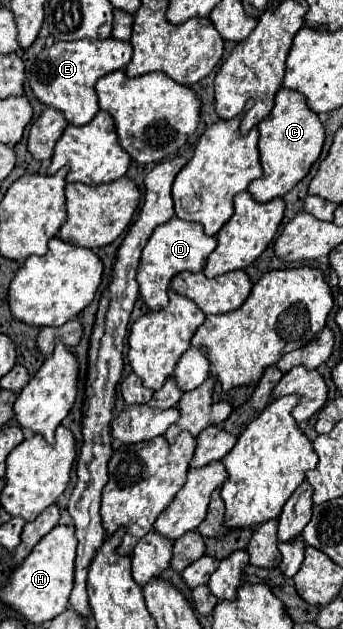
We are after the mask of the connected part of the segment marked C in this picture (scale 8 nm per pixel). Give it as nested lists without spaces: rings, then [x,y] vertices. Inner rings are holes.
[[[279,89],[275,97],[275,107],[259,125],[259,159],[263,167],[263,175],[255,179],[247,191],[257,203],[267,203],[277,197],[289,193],[311,169],[311,165],[319,159],[321,147],[325,141],[323,123],[315,113],[309,113],[307,105],[303,105],[303,97],[297,93],[289,93],[287,89]]]

